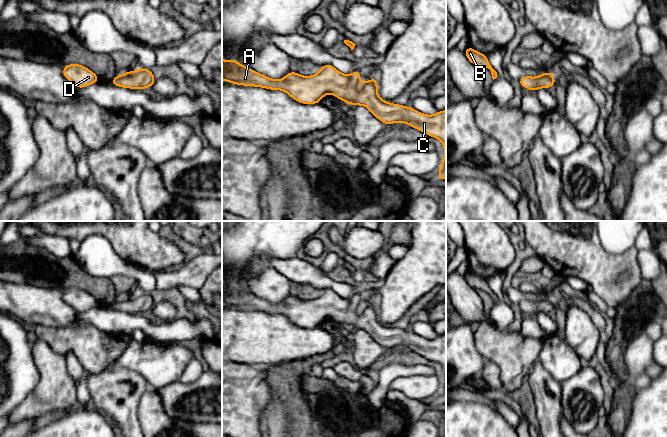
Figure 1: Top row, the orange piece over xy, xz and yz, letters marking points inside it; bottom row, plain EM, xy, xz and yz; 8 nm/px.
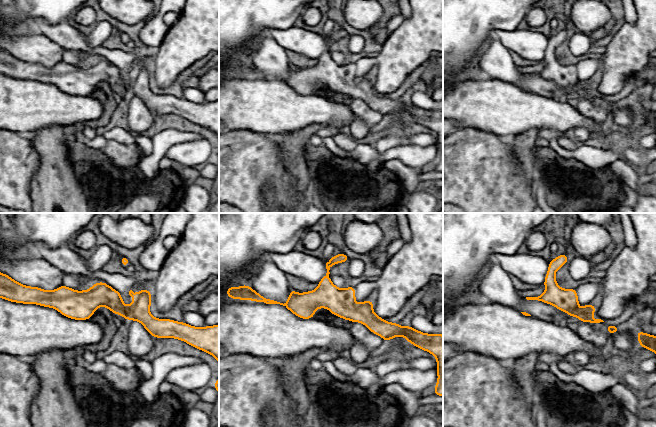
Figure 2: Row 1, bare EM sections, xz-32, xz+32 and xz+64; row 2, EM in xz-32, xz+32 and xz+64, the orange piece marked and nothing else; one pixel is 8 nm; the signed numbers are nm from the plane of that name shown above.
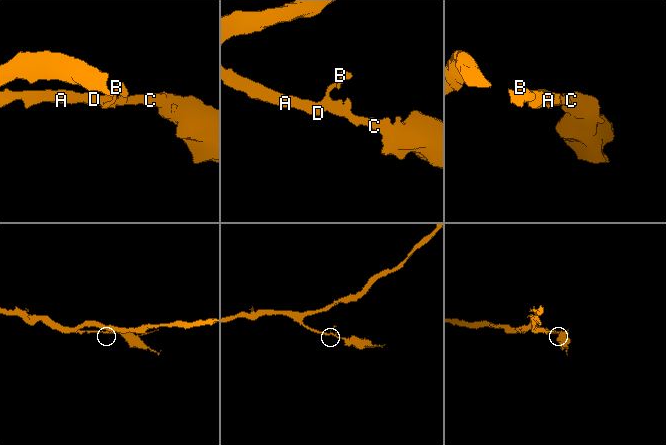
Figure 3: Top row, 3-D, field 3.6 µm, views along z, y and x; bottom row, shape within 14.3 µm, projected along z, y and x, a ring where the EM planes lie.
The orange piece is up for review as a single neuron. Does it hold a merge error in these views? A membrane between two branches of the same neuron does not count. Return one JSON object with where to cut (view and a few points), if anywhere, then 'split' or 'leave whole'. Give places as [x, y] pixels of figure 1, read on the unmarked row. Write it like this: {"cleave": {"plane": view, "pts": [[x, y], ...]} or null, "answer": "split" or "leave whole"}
{"cleave": null, "answer": "leave whole"}

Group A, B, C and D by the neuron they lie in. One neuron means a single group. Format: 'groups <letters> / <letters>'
groups A B C D

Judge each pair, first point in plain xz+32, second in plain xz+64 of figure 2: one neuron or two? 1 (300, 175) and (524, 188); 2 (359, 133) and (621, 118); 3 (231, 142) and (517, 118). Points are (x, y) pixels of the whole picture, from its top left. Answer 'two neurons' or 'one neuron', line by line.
1: two neurons
2: one neuron
3: two neurons

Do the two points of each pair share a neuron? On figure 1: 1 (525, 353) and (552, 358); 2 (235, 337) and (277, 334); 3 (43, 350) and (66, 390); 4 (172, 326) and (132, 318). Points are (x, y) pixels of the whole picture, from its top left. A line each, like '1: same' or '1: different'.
1: different
2: same
3: same
4: same

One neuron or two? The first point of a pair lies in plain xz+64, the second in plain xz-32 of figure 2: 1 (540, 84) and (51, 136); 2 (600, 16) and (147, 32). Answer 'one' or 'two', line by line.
1: two
2: two

